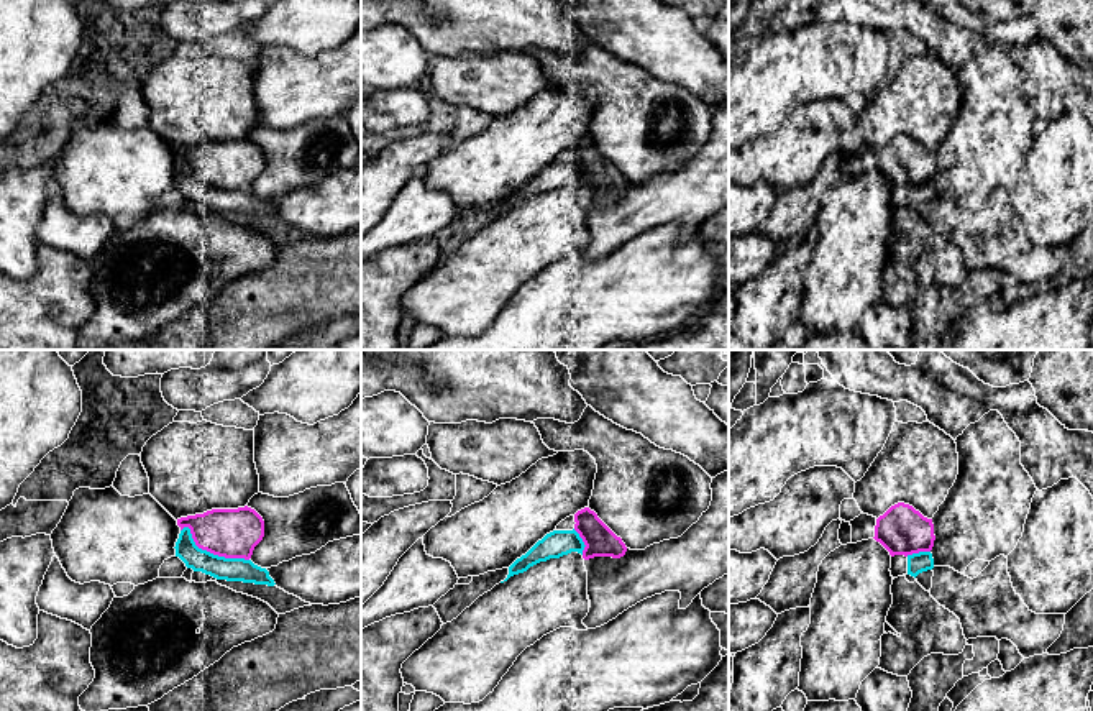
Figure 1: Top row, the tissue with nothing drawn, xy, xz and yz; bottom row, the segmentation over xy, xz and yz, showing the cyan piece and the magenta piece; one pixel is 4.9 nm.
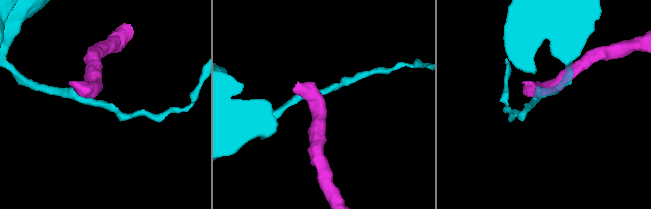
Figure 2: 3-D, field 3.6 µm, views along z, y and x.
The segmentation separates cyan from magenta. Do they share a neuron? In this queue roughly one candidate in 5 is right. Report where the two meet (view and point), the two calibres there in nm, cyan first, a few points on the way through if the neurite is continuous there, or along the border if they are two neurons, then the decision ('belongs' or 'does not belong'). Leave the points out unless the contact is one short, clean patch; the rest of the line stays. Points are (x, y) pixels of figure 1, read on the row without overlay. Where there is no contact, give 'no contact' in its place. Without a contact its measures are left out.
xy (209, 184) | 110/240 nm | does not belong

